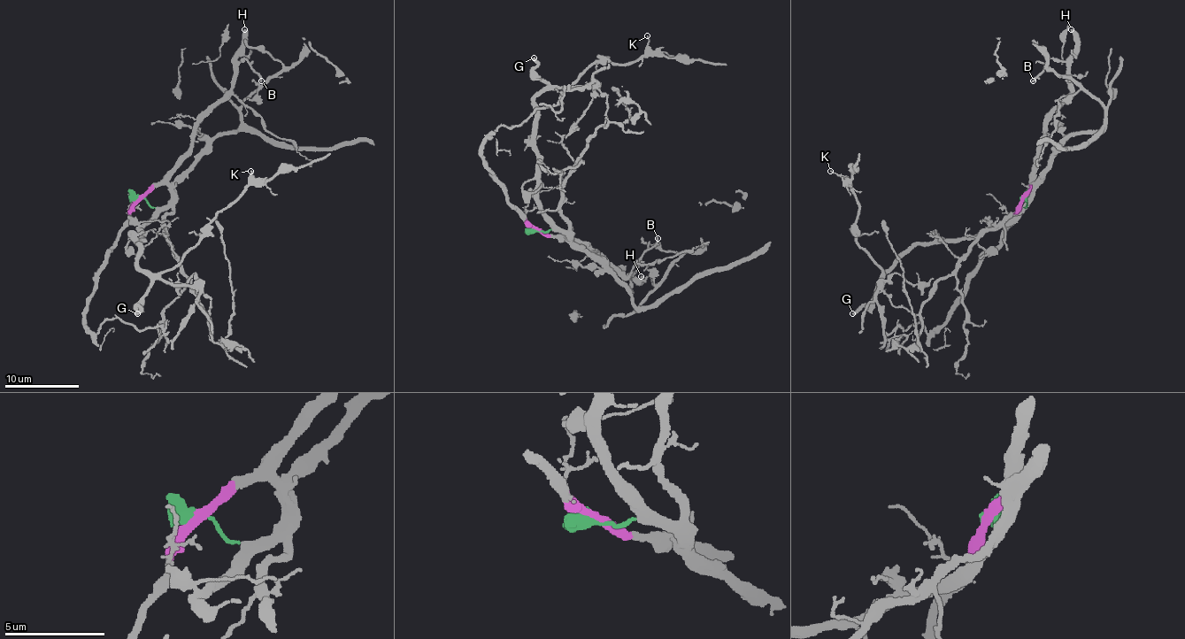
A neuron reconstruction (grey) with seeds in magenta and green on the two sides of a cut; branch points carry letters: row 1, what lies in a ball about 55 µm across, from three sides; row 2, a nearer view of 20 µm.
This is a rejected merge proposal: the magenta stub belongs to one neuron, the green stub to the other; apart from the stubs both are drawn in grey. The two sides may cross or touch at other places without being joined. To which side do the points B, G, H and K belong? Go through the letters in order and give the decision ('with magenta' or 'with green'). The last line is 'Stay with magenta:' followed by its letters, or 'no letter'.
B: with magenta
G: with green
H: with magenta
K: with green
Stay with magenta: B, H

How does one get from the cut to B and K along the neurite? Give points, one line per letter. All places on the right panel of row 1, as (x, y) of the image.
B: (1023, 198), (1040, 150), (1043, 124), (1069, 92), (1069, 68), (1050, 58), (1032, 80)
K: (1023, 198), (1027, 205), (993, 228), (958, 239), (917, 243), (885, 273), (859, 245), (857, 196), (831, 170)

